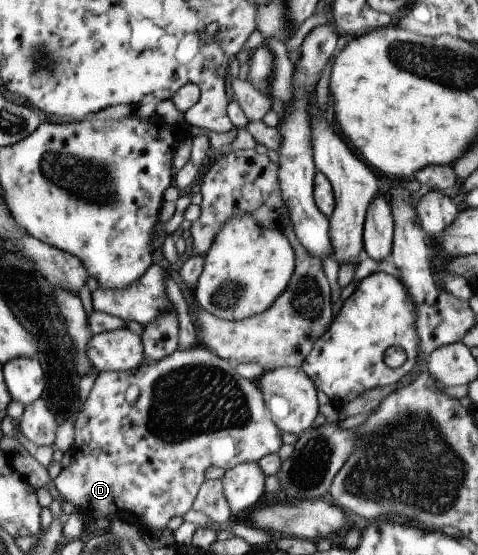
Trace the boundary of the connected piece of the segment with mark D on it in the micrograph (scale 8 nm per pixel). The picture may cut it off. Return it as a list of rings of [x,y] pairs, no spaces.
[[[200,344],[185,348],[185,350],[175,350],[173,354],[161,358],[161,360],[152,360],[145,356],[145,361],[139,368],[127,372],[105,372],[101,371],[95,379],[91,390],[82,405],[80,412],[74,424],[74,444],[77,454],[74,457],[74,463],[69,468],[64,468],[53,479],[55,488],[59,491],[60,496],[67,502],[74,504],[80,514],[89,514],[91,518],[119,518],[128,524],[135,526],[145,526],[151,530],[167,529],[169,520],[173,516],[182,516],[192,509],[193,502],[204,483],[206,477],[205,471],[210,466],[216,466],[227,471],[245,462],[257,462],[264,456],[279,452],[282,446],[282,432],[273,424],[270,412],[265,406],[263,394],[257,388],[255,381],[239,375],[235,365],[215,356],[209,349]]]

